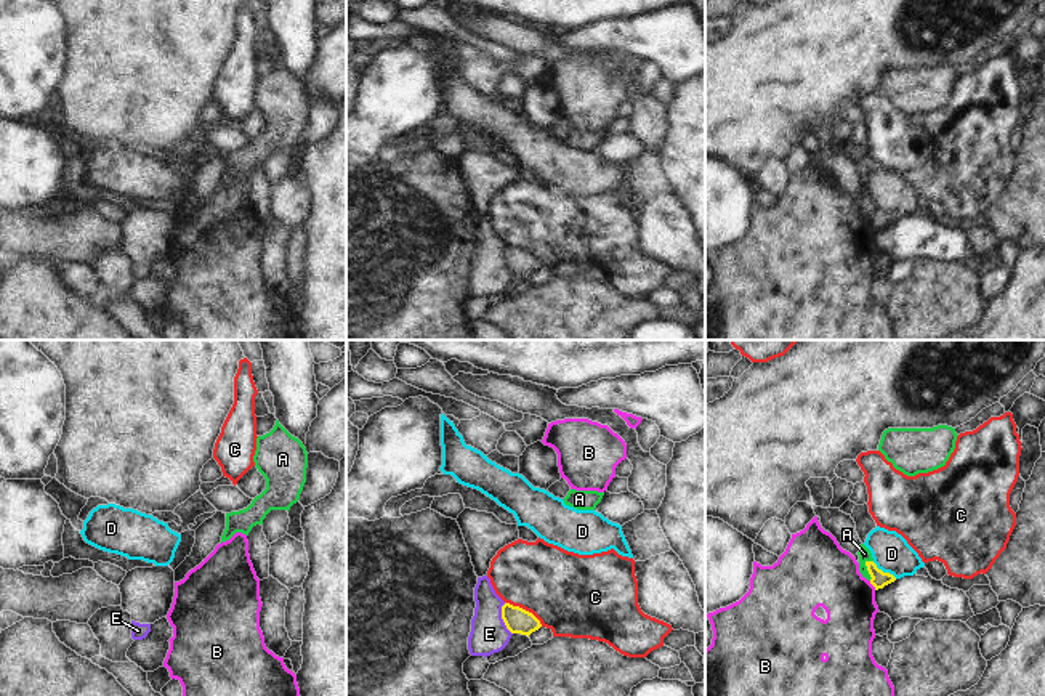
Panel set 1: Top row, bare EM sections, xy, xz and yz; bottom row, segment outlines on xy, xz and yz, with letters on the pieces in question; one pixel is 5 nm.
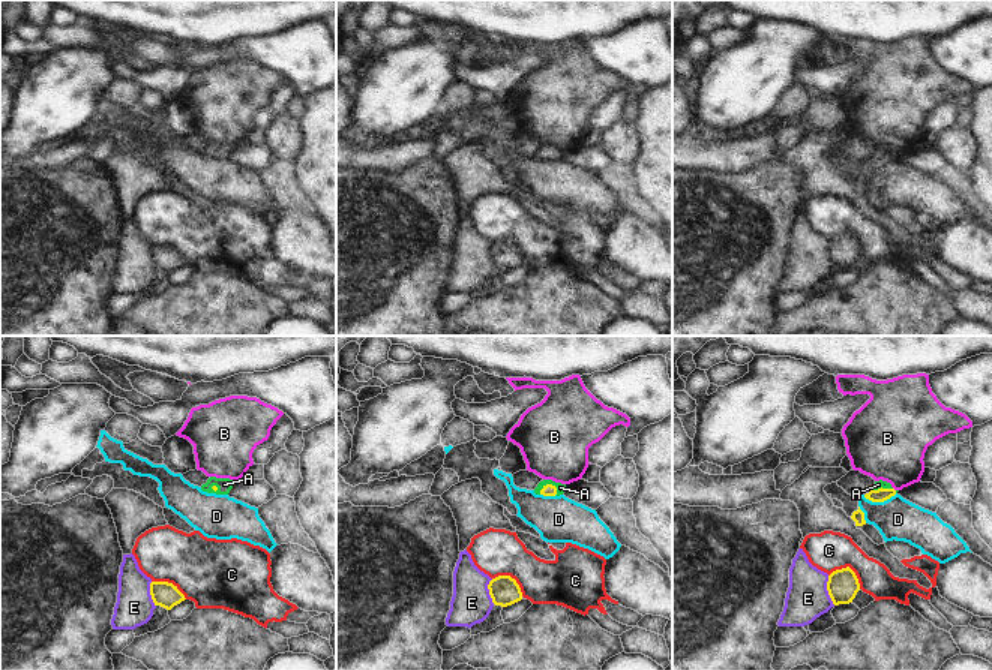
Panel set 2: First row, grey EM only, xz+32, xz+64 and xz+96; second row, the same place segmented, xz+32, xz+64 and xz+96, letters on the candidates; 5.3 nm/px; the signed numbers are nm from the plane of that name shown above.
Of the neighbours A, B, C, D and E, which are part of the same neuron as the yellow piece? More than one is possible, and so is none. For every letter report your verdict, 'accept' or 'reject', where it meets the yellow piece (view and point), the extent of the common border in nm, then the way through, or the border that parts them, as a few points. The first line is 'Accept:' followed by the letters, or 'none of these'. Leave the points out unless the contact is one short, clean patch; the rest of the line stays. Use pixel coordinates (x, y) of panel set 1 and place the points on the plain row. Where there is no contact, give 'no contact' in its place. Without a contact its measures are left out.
Accept: A
A: accept; meets yellow in yz at (867, 210); contact 110 nm long; runs through yz (879, 220), (867, 210), (864, 194)
B: reject; meets yellow in yz at (872, 225); contact 60 nm long; border along yz (869, 222), (875, 230)
C: reject; meets yellow in xz at (524, 250); contact 220 nm long
D: reject; meets yellow in yz at (885, 214); contact 150 nm long; border along yz (872, 202), (896, 218)
E: reject; meets yellow in xz at (502, 258); contact 170 nm long

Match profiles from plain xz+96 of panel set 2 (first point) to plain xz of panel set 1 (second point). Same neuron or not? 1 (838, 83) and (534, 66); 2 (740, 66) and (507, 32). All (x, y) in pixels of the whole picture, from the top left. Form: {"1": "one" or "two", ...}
{"1": "one", "2": "two"}

